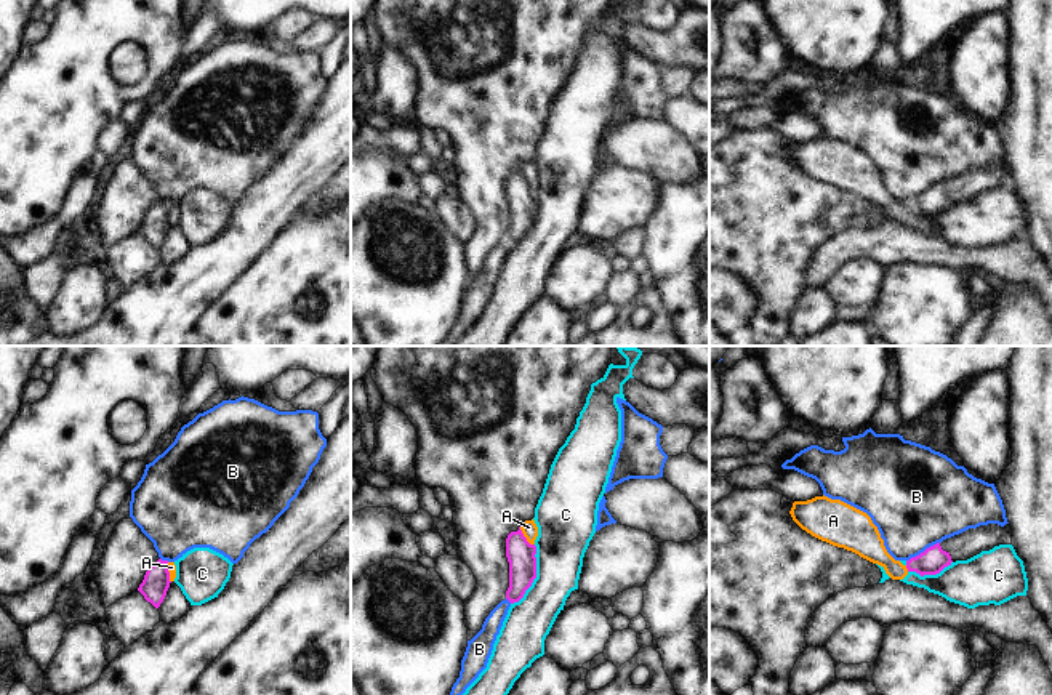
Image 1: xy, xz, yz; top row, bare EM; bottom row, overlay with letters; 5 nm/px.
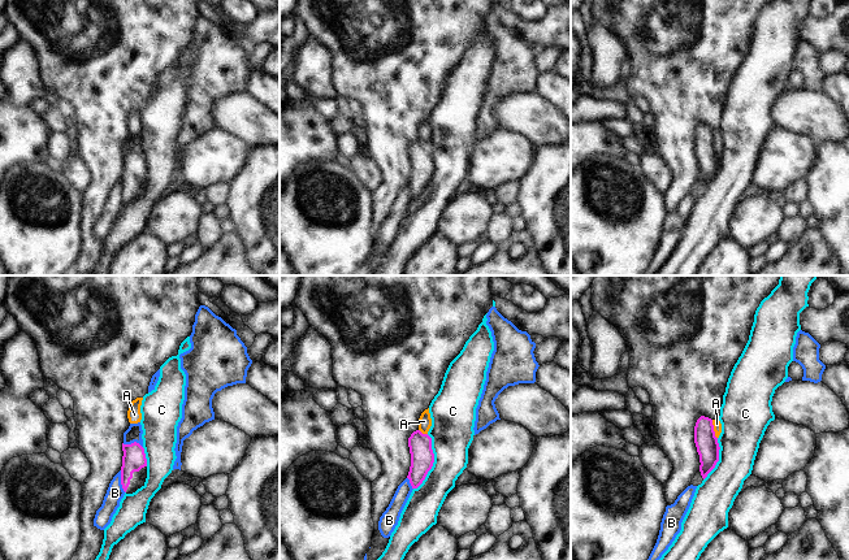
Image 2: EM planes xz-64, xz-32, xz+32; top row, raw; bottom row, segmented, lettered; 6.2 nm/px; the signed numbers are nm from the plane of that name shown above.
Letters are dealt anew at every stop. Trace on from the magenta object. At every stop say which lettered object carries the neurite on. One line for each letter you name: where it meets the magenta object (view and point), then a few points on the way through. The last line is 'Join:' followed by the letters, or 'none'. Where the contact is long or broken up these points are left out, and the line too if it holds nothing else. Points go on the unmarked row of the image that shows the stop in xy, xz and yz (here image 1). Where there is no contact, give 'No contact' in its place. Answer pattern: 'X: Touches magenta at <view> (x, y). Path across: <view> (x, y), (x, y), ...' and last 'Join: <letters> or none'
Join: none.

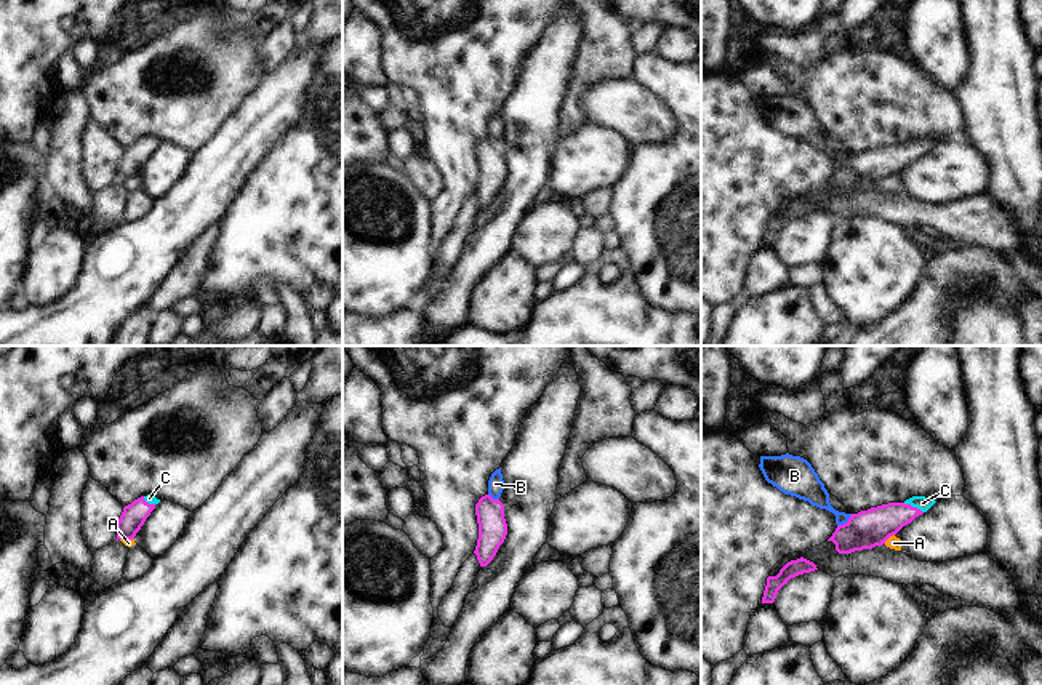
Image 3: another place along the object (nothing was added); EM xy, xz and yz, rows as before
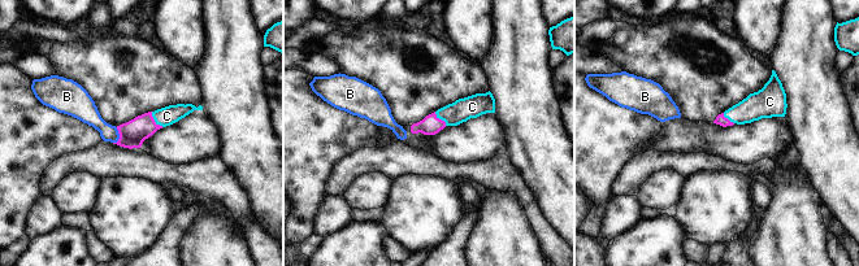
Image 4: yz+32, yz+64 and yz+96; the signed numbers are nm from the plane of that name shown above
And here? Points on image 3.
C: Touches magenta at yz (913, 149). Path across: yz (868, 170), (913, 149), (922, 144)
Join: C.

